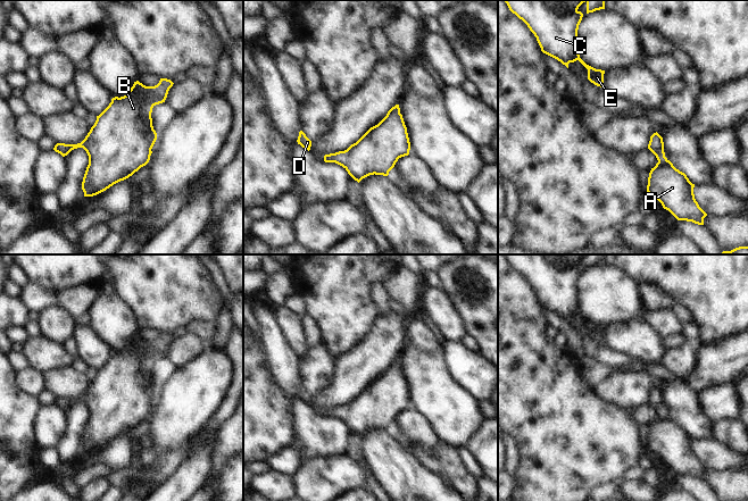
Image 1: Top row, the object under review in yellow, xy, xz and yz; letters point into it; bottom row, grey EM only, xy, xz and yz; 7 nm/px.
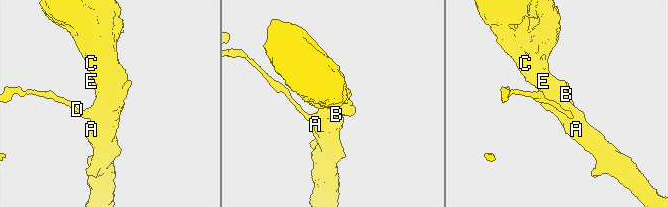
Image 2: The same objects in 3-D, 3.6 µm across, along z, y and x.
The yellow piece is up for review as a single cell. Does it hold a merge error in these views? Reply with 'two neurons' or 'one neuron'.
one neuron

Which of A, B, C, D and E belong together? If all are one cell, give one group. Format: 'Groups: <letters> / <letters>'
Groups: A B C D E.

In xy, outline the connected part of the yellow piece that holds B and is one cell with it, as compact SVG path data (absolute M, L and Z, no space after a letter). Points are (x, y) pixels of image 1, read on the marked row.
M160 78L155 86L134 82L126 95L111 99L81 143L55 145L53 150L63 157L77 148L86 151L89 165L82 182L84 197L106 191L149 162L157 140L152 108L165 102L173 84L167 78Z

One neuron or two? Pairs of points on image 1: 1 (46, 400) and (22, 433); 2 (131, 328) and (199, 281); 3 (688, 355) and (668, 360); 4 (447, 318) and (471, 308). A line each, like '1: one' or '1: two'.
1: two
2: two
3: one
4: two

